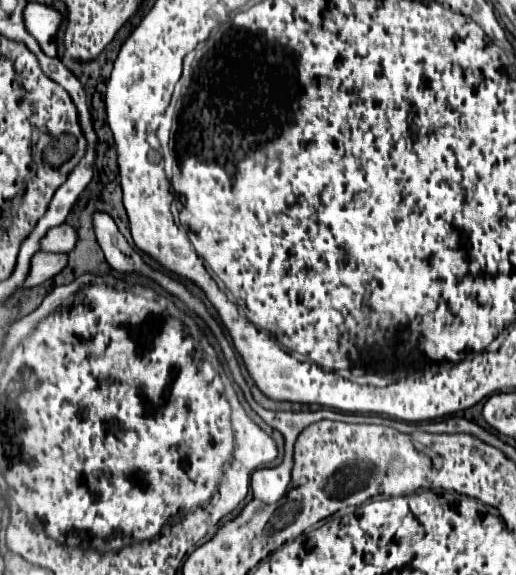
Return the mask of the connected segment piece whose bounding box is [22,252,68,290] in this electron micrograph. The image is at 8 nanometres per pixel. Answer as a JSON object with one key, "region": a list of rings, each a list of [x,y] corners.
{"region":[[[36,252],[30,264],[30,272],[28,272],[28,280],[24,280],[22,290],[26,288],[34,288],[42,282],[46,282],[48,278],[56,276],[68,262],[66,254],[46,254],[46,252]]]}

